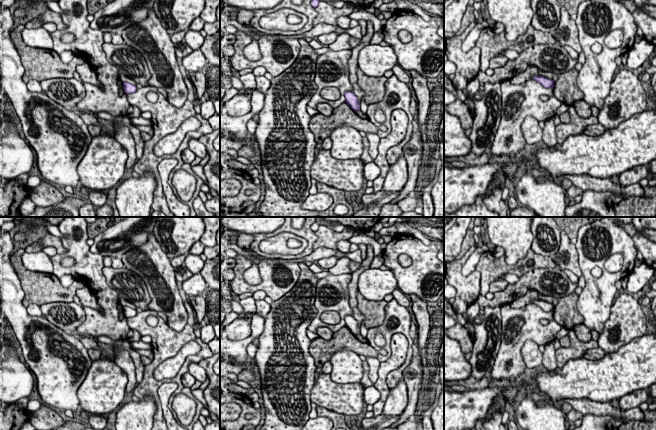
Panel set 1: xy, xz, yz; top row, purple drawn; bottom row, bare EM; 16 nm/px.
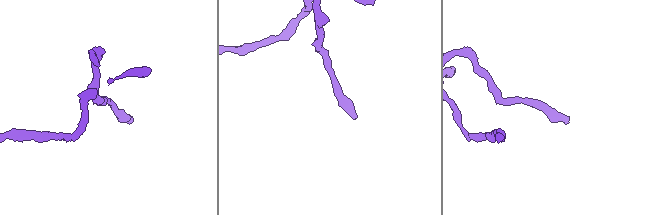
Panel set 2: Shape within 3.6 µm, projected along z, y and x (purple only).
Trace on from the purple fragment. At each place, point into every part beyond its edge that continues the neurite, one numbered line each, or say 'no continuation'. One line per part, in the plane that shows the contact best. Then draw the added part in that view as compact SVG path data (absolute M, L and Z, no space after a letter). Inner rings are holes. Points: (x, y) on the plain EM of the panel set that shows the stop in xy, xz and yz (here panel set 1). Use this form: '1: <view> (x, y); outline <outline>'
no continuation

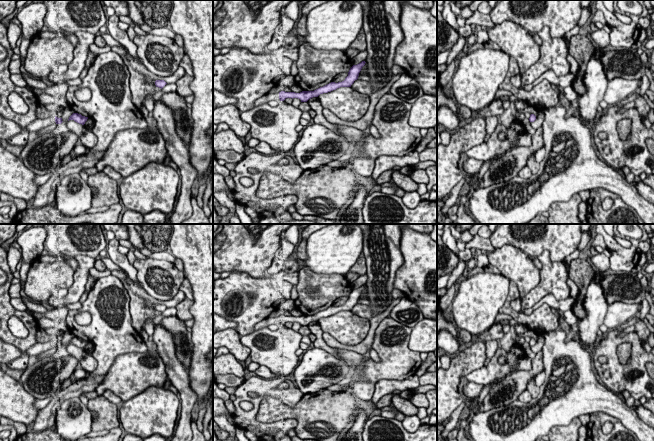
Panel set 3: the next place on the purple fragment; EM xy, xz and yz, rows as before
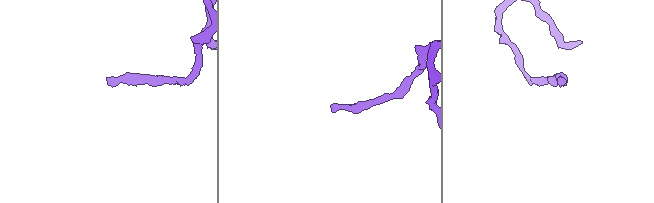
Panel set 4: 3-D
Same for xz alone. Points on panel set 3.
1: xz (268, 321); outline M267 317L266 319L260 321L254 326L254 331L257 331L259 329L262 329L264 327L267 327L271 324L280 325L279 323L279 317Z

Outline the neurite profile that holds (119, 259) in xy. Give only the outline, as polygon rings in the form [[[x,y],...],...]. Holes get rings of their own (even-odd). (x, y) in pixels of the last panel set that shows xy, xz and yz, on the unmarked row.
[[[117,239],[109,240],[109,243],[107,245],[107,253],[109,254],[109,258],[121,269],[126,271],[131,280],[137,282],[140,286],[142,286],[137,279],[137,270],[132,264],[129,263],[127,256],[121,254],[118,251],[118,246],[119,241]]]

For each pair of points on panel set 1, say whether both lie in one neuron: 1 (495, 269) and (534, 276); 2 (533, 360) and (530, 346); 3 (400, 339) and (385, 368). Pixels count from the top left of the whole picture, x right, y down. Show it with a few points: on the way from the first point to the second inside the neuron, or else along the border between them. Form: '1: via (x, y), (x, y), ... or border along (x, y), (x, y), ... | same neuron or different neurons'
1: border along (546, 268), (534, 268), (518, 277) | different neurons
2: via (533, 357), (530, 349) | same neuron
3: via (399, 346), (398, 355), (392, 361) | same neuron

